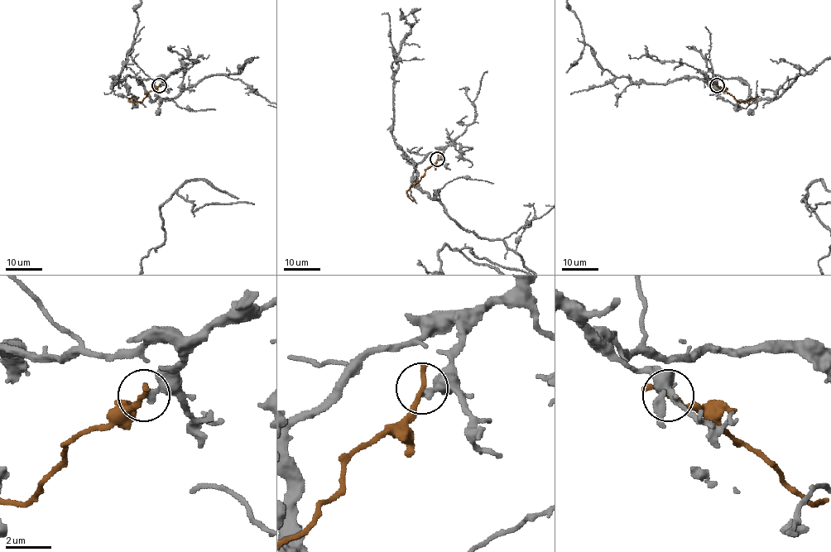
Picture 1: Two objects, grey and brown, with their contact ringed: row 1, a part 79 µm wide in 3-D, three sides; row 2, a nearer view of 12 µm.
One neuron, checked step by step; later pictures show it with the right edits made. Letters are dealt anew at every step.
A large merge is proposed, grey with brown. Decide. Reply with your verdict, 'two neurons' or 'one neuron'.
two neurons

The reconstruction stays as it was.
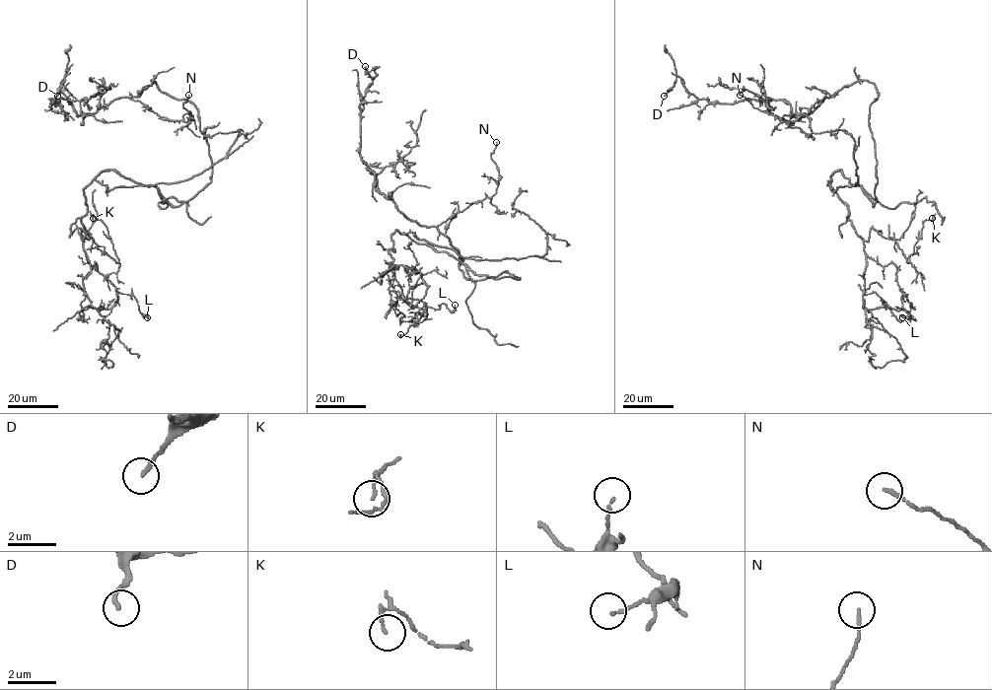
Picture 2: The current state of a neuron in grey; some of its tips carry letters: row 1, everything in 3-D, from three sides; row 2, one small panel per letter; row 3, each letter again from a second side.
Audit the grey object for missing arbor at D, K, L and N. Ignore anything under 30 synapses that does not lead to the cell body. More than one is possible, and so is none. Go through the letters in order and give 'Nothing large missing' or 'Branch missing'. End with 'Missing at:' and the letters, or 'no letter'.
D: Nothing large missing
K: Nothing large missing
L: Nothing large missing
N: Nothing large missing
Missing at: no letter

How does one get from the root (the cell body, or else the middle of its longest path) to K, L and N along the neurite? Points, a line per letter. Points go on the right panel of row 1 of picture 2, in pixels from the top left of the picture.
K: (875, 185), (873, 206), (841, 171), (828, 184), (865, 241), (871, 229), (893, 239), (909, 262), (932, 218)
L: (875, 185), (873, 206), (841, 171), (828, 184), (865, 252), (895, 266), (907, 295), (902, 317)
N: (875, 185), (869, 107), (879, 94), (873, 83), (845, 85), (790, 122), (753, 107), (740, 95)

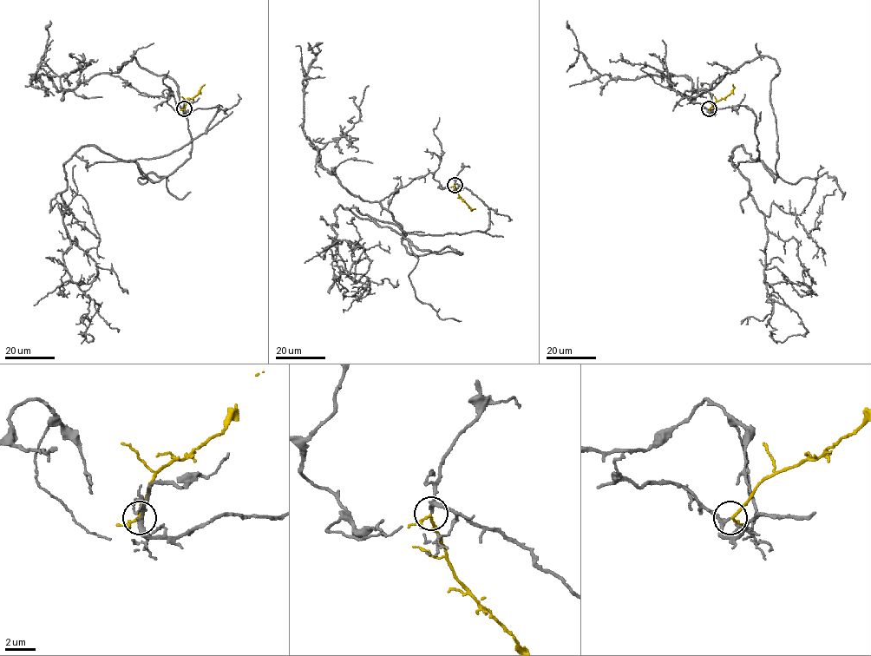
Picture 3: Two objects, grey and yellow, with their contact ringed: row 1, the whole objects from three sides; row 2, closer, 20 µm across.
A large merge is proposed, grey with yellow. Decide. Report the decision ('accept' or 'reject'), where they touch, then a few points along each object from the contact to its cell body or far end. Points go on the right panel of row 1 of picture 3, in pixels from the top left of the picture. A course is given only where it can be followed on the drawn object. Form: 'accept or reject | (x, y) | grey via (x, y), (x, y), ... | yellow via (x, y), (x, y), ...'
accept | (709, 108) | grey via (709, 108), (750, 108), (759, 158), (731, 161), (774, 181), (776, 61), (612, 78), (567, 21) | yellow via (709, 108), (729, 95), (733, 84)

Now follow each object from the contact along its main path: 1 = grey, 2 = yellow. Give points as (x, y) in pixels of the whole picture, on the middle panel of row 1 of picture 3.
1: (455, 185), (485, 232), (346, 209), (462, 253), (411, 255), (321, 165), (303, 120), (320, 43)
2: (455, 185), (458, 196), (471, 209), (475, 209)

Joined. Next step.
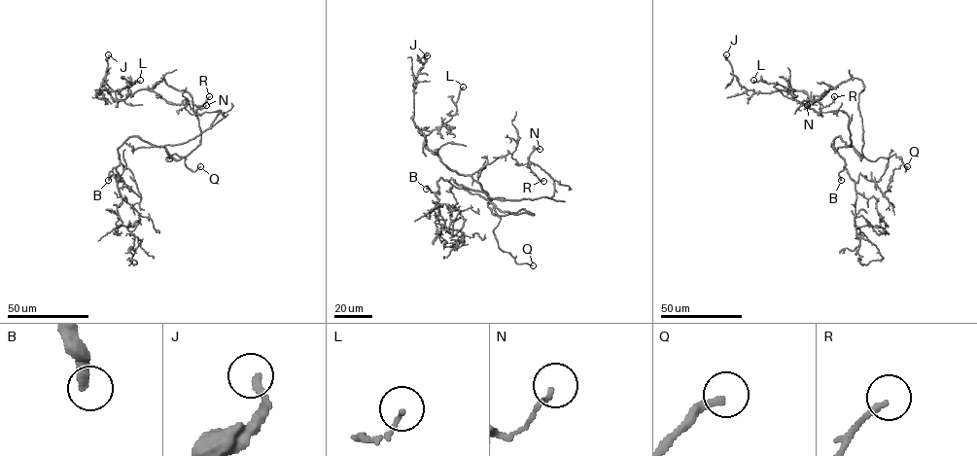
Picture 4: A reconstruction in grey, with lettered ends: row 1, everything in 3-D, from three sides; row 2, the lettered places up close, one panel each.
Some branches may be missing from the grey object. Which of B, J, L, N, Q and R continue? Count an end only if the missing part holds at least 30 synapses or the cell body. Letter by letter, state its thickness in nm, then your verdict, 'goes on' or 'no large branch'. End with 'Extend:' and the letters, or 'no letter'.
B: calibre 300 nm; goes on
J: calibre 220 nm; goes on
L: calibre 110 nm; no large branch
N: calibre 140 nm; no large branch
Q: calibre 200 nm; goes on
R: calibre 180 nm; no large branch
Extend: B, J, Q

